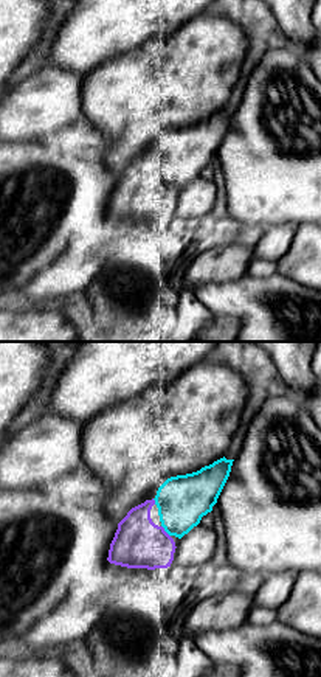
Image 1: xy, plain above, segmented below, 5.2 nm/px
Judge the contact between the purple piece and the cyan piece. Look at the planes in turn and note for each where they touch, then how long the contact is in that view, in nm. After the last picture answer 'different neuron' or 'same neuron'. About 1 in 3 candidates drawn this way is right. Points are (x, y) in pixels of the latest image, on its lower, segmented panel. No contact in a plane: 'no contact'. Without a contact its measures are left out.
meets purple at (165, 531); contact 80 nm long

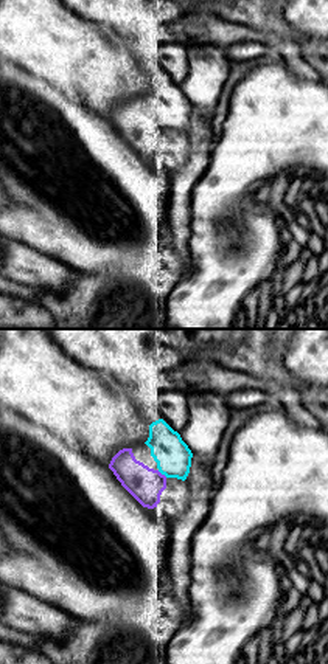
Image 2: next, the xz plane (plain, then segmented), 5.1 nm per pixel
meets purple at (160, 473); contact 70 nm long

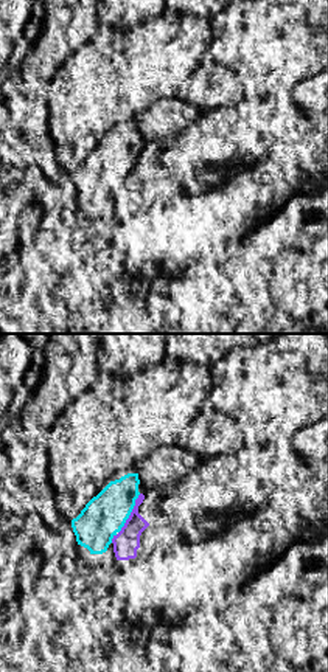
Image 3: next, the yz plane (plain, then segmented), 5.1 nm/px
meets purple at (128, 519); contact 300 nm long

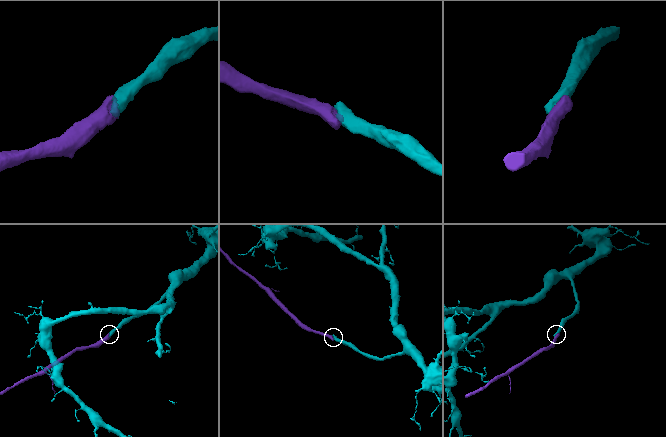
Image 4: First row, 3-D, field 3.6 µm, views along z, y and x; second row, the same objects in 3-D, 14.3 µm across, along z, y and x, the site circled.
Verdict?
same neuron

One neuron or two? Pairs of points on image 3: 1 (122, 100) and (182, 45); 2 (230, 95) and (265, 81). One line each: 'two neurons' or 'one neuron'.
1: one neuron
2: two neurons

